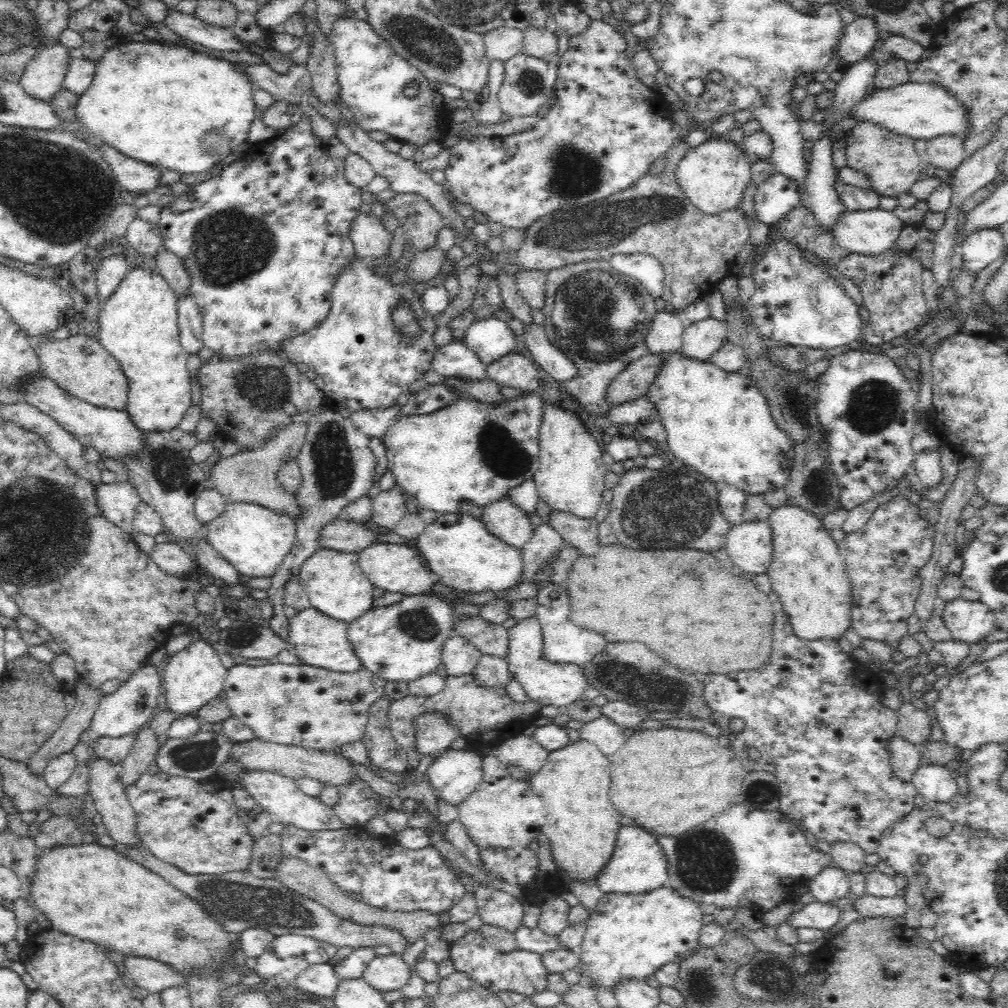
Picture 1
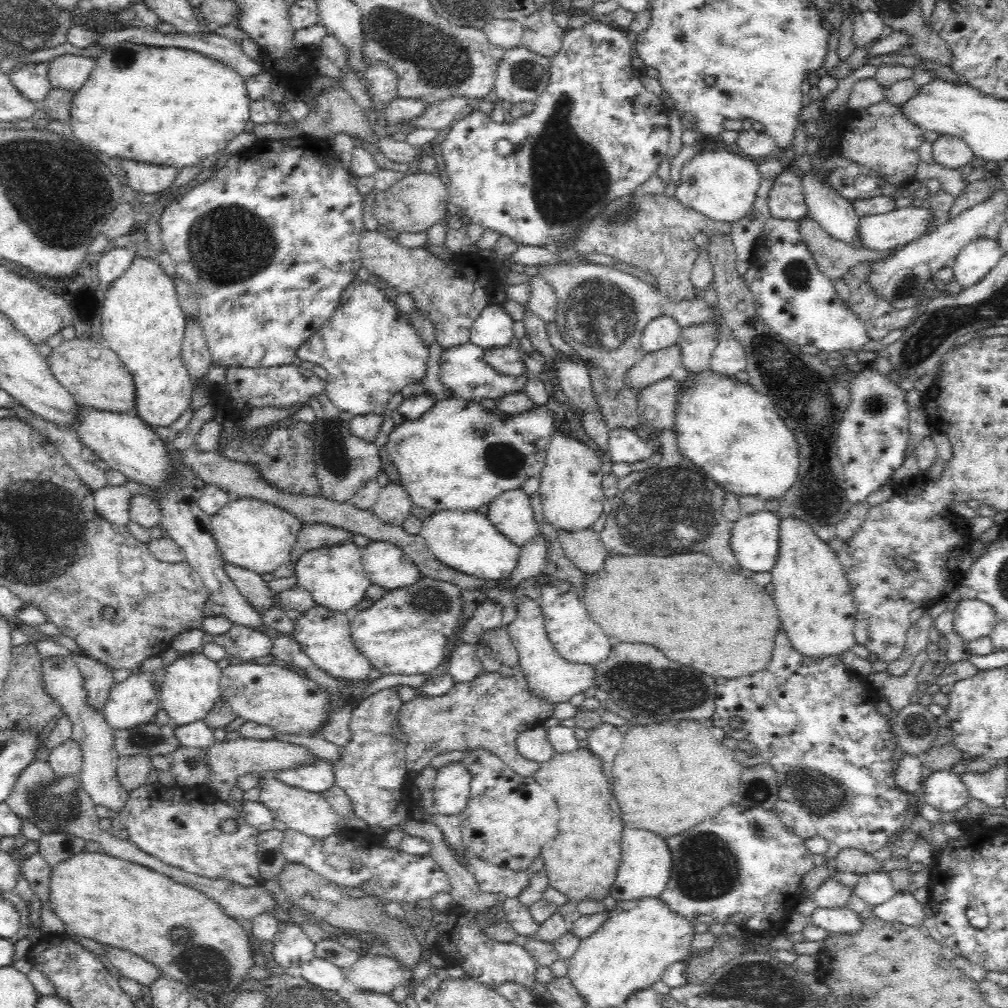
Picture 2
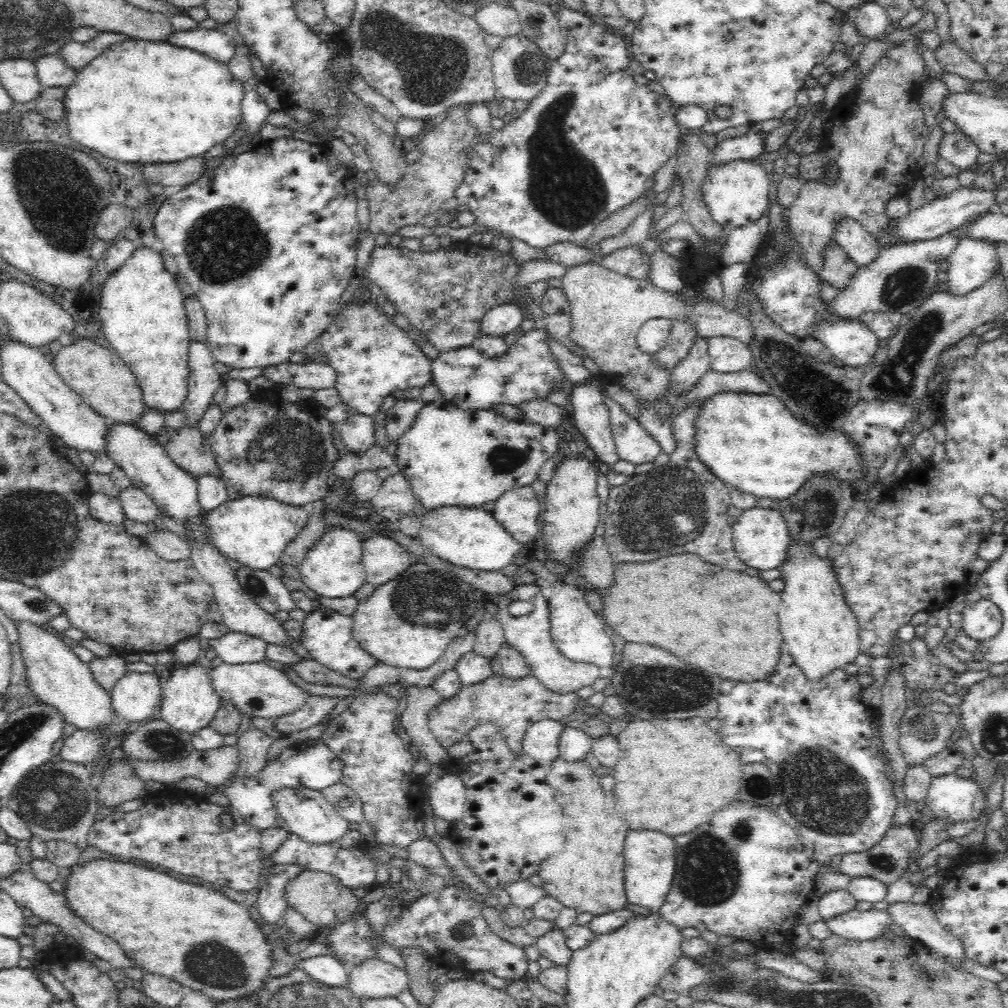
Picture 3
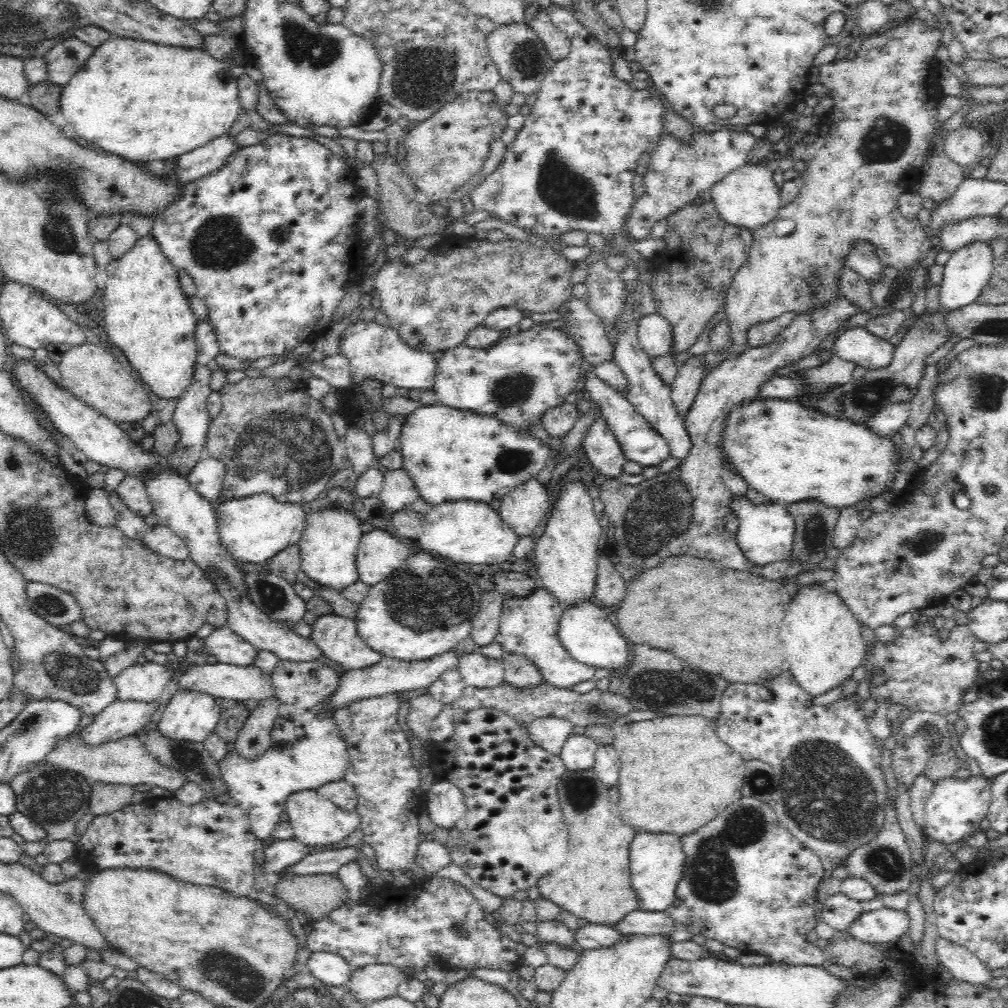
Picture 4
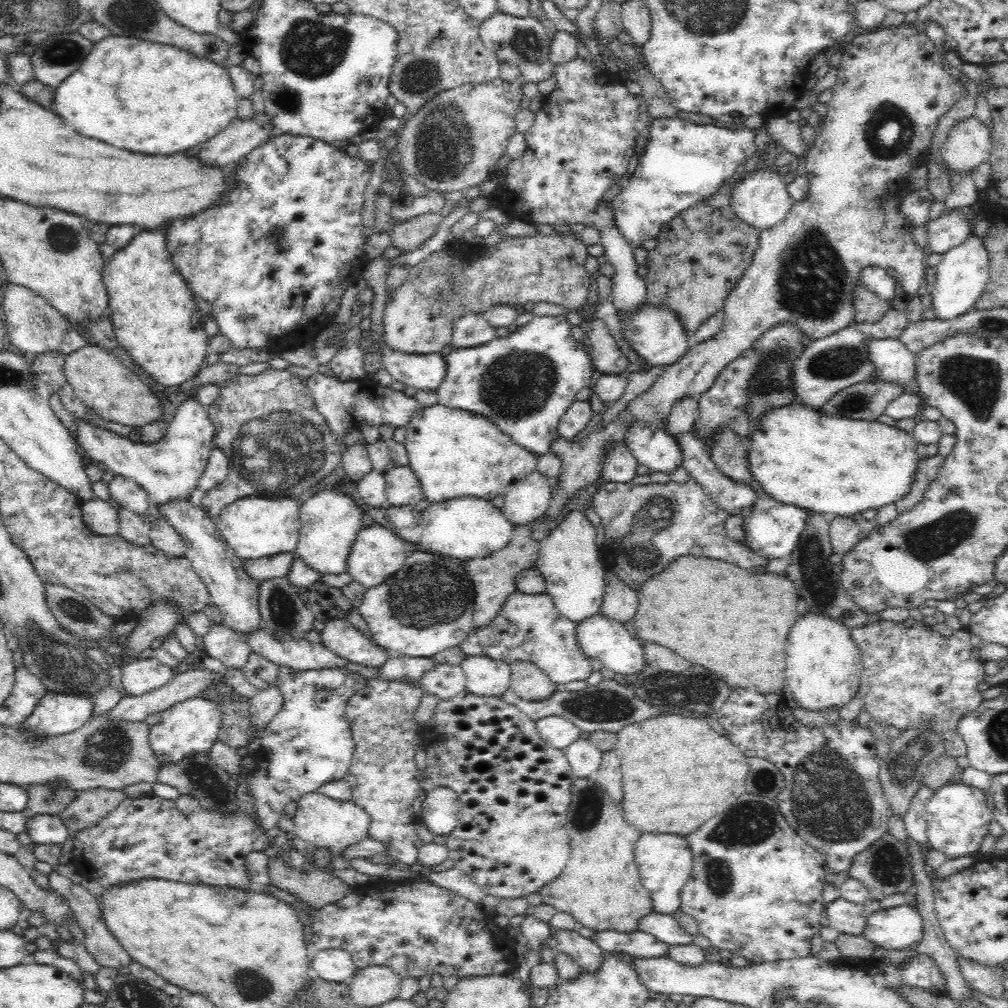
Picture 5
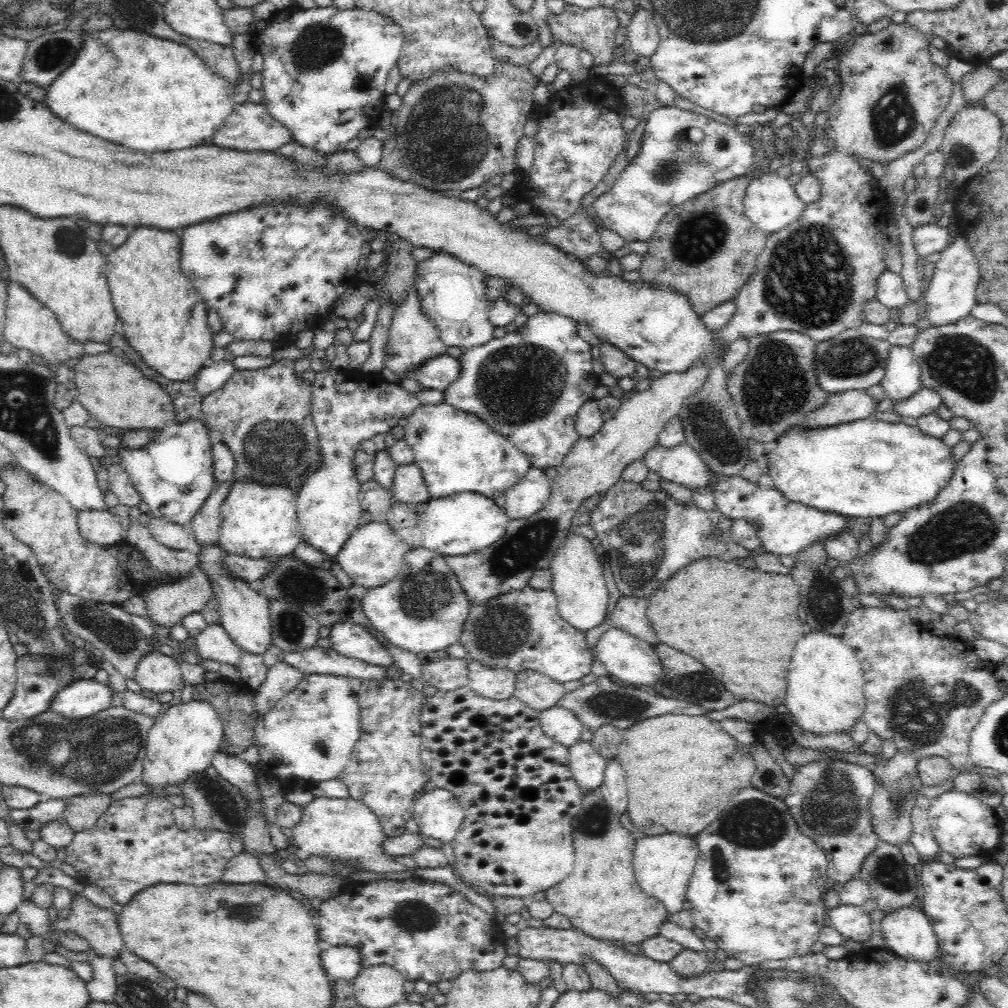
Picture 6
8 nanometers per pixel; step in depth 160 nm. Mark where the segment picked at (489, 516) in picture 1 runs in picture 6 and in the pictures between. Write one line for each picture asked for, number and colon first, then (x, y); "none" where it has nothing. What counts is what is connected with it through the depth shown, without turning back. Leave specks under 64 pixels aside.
2: (510, 512)
3: (517, 511)
4: (522, 509)
5: (527, 500)
6: (525, 498)

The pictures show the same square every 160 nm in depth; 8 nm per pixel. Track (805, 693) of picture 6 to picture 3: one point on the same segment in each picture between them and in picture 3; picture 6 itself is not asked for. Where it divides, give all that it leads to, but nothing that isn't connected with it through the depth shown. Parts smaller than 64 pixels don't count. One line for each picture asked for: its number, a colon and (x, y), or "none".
3: (821, 631)
4: (823, 640)
5: (824, 664)

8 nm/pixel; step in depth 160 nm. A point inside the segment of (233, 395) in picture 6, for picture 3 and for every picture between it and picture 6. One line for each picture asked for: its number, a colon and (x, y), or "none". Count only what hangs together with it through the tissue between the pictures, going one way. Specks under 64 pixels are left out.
3: (267, 447)
4: (272, 437)
5: (268, 426)

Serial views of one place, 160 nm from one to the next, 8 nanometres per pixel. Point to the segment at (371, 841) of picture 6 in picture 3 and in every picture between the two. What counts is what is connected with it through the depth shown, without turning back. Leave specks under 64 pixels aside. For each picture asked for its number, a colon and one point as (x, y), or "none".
3: (307, 813)
4: (315, 821)
5: (321, 821)

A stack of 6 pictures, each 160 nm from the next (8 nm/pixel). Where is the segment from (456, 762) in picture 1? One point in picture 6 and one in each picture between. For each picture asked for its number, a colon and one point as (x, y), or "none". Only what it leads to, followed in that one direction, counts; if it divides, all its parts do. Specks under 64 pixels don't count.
2: (451, 791)
3: (448, 794)
4: (445, 801)
5: (440, 811)
6: (437, 812)

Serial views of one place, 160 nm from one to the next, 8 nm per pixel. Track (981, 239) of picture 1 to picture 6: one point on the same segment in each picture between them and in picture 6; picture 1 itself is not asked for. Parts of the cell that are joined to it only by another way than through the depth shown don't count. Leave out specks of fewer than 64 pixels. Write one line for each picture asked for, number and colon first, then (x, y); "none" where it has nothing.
2: (979, 256)
3: (974, 260)
4: (967, 272)
5: (963, 271)
6: (951, 294)

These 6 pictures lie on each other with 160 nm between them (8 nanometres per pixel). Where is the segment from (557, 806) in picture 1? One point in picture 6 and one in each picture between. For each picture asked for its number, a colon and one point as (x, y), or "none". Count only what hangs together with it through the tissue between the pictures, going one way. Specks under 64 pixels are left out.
2: (578, 864)
3: (579, 877)
4: (594, 883)
5: (600, 887)
6: (601, 895)

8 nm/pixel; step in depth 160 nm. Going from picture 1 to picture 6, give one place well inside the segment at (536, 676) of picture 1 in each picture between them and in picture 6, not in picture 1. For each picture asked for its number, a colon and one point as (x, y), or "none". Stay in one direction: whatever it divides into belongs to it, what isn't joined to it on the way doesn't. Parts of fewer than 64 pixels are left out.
2: (550, 678)
3: (529, 634)
4: (528, 625)
5: (529, 627)
6: (521, 630)

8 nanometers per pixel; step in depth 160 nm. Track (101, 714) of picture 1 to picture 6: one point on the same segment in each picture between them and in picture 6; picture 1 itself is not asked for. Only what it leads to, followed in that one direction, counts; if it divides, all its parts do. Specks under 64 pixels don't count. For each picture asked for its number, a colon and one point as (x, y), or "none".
2: (132, 702)
3: (134, 697)
4: (144, 683)
5: (140, 676)
6: (156, 672)

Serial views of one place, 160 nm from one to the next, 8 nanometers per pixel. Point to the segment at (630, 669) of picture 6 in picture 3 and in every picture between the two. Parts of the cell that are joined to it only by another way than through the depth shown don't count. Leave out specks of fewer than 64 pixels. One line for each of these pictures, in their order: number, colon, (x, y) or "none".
3: (577, 631)
4: (587, 631)
5: (611, 642)

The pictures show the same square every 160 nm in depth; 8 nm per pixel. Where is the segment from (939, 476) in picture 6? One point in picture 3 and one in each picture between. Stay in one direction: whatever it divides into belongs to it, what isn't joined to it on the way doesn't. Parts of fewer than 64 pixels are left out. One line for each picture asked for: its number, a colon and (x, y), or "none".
3: (749, 441)
4: (781, 449)
5: (831, 465)

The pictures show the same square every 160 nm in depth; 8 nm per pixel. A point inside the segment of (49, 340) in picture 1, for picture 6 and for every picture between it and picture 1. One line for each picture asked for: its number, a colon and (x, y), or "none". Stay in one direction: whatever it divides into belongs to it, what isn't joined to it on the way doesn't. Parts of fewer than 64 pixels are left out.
2: (91, 373)
3: (96, 374)
4: (93, 376)
5: (98, 378)
6: (116, 394)

